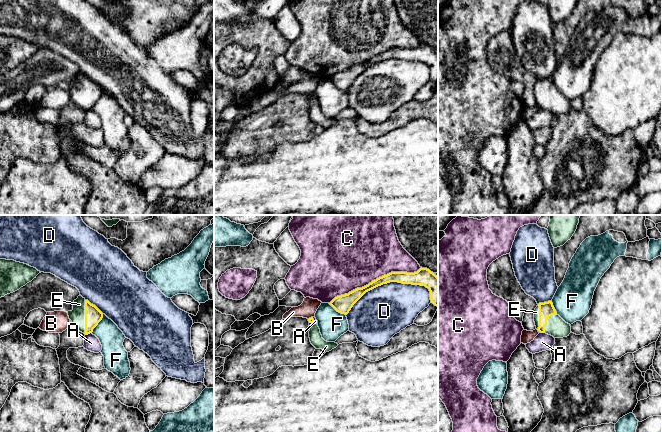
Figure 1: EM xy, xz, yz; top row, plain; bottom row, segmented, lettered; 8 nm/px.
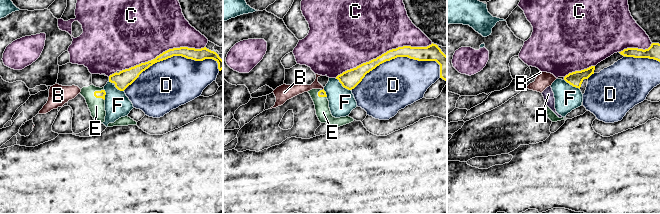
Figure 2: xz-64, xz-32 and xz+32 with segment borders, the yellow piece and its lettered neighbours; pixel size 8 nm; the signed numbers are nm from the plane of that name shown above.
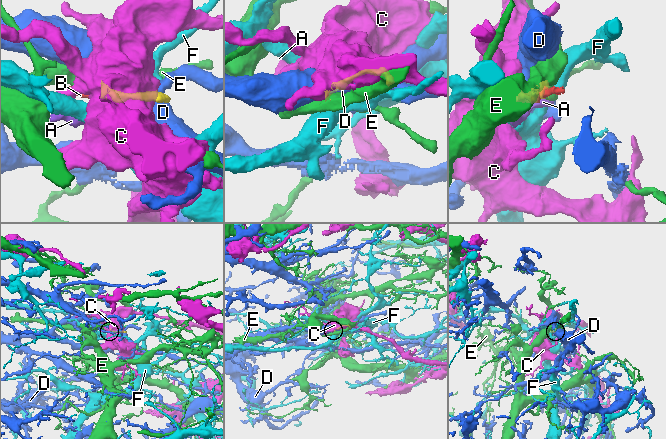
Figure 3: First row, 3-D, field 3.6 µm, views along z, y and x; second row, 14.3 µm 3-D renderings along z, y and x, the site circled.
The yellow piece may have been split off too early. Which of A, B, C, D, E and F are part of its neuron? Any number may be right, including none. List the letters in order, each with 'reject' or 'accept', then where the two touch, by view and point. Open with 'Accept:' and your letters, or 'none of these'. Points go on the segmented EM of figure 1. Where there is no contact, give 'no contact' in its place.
Accept: E
A: reject; contact xy (88, 333)
B: reject; contact xz (311, 317)
C: reject; contact xz (376, 279)
D: reject; contact xz (386, 283)
E: accept; contact xy (85, 317)
F: reject; contact xy (98, 322)

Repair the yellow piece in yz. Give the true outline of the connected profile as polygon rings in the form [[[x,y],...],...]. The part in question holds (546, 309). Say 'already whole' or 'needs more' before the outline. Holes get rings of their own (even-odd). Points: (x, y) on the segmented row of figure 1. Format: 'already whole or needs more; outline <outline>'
needs more; outline [[[552,301],[537,305],[534,310],[534,322],[540,333],[546,333],[554,338],[567,337],[571,333],[570,324],[557,314]]]

